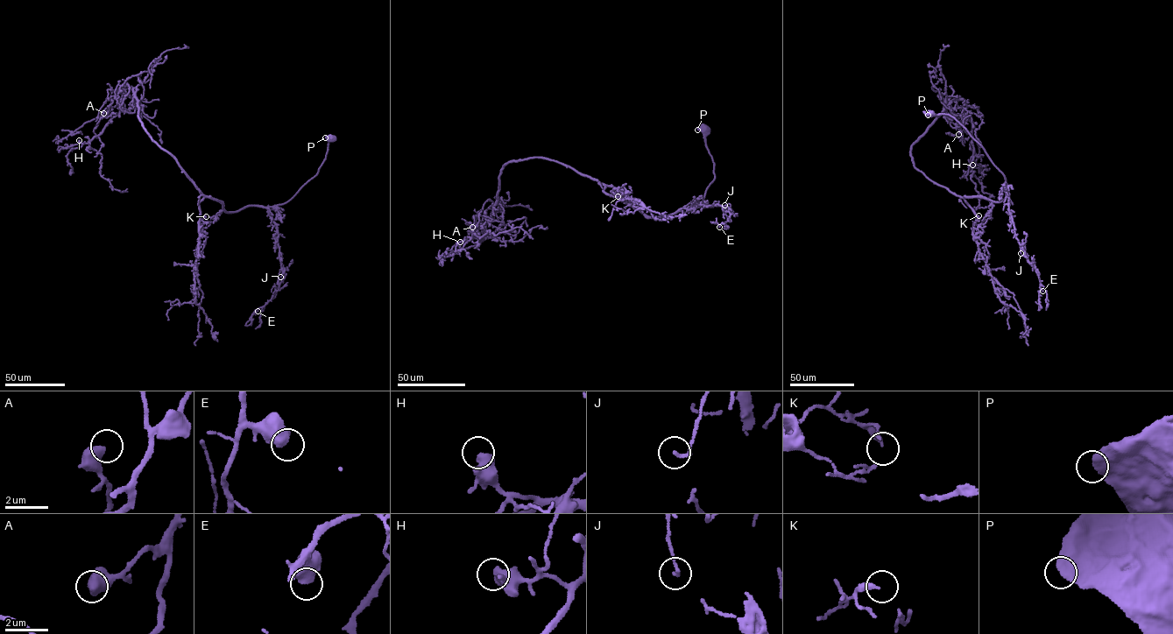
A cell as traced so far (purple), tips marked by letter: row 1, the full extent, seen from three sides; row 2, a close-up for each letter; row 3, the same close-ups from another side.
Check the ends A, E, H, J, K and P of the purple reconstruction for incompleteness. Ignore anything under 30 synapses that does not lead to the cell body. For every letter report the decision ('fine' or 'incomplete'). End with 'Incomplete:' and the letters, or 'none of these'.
A: fine
E: fine
H: fine
J: fine
K: fine
P: fine
Incomplete: none of these

